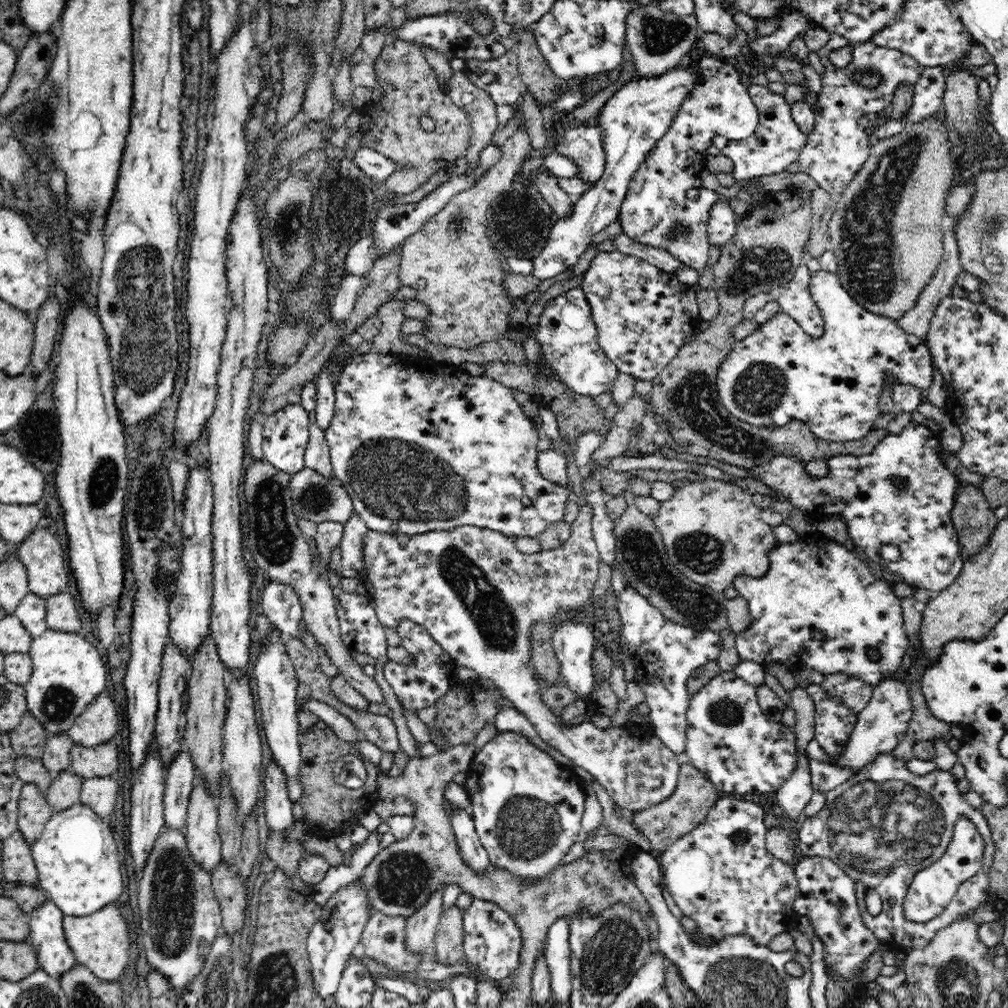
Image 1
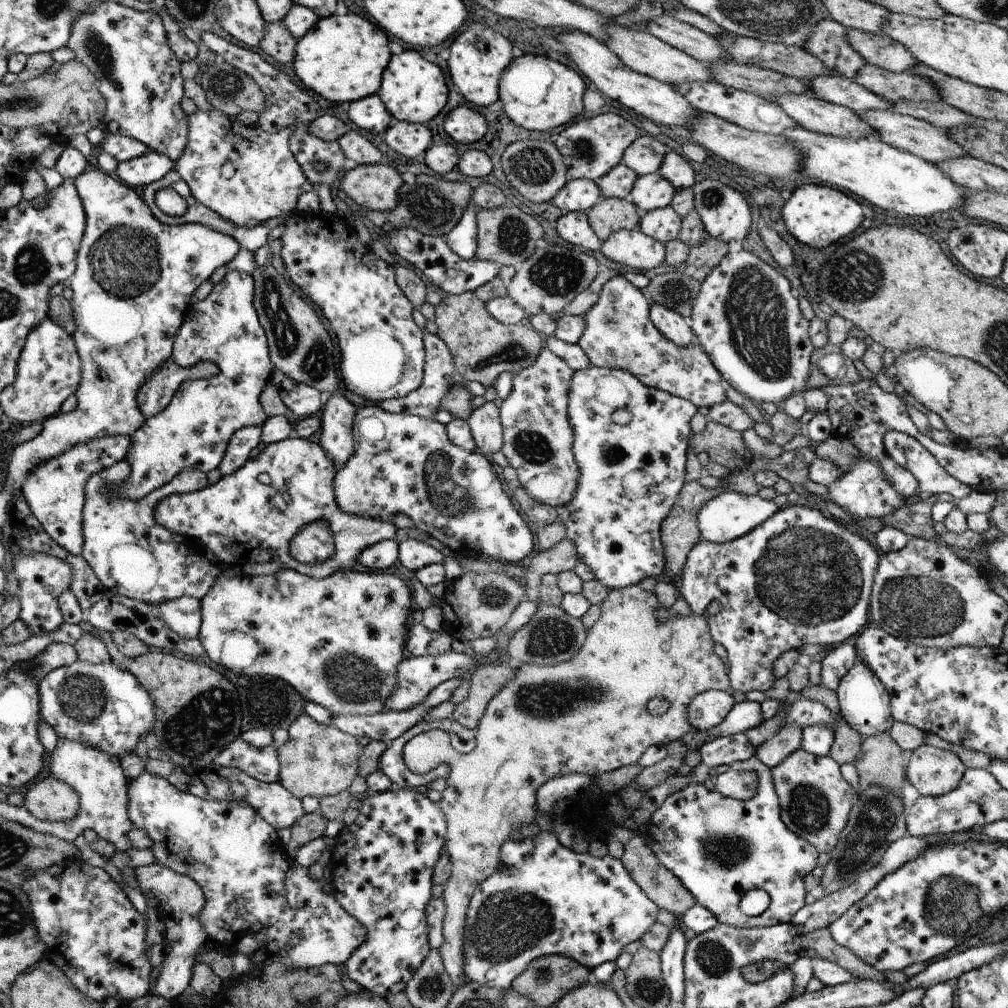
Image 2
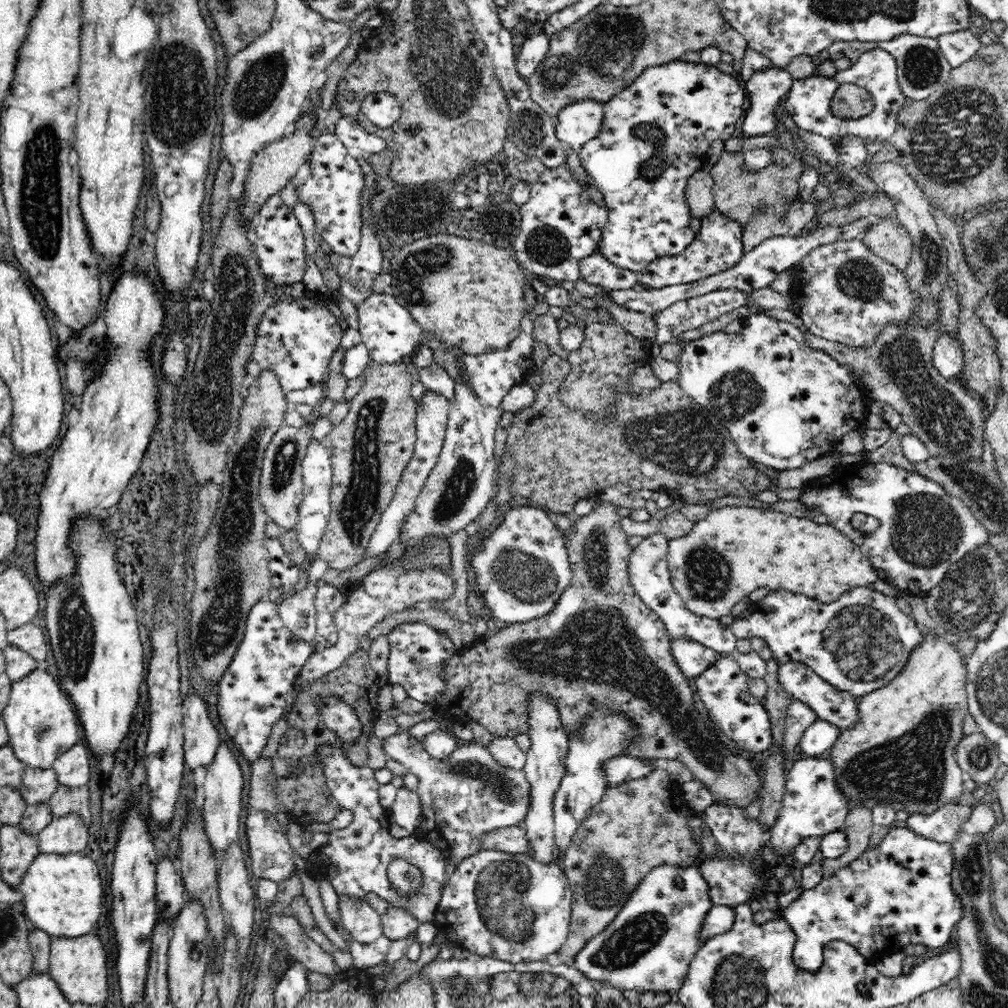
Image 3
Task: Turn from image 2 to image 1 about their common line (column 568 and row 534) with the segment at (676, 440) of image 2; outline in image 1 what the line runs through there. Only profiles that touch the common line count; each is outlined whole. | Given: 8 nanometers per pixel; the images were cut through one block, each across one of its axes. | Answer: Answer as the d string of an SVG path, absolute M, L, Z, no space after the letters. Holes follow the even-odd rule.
M378 352L358 354L356 358L346 365L342 376L335 384L334 418L325 430L325 438L330 445L330 458L335 478L342 483L348 496L352 499L355 514L360 516L370 530L384 534L424 534L430 530L454 530L462 524L470 524L478 528L486 528L502 533L514 540L524 536L537 538L550 524L560 522L566 512L566 504L574 496L570 489L564 485L556 485L554 481L542 477L536 465L538 454L537 442L541 437L534 419L528 416L519 402L515 399L513 391L501 382L483 376L470 376L460 365L446 363L440 365L434 359L426 361L416 356L398 353L384 356Z

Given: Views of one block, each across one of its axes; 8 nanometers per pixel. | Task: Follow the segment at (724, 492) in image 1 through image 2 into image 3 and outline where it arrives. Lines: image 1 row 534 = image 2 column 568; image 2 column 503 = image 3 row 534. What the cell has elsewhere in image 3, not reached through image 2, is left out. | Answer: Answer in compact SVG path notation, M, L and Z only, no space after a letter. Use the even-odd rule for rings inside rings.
M726 506L712 510L706 518L694 522L694 528L686 536L669 539L667 545L667 563L674 590L690 612L712 619L728 616L734 605L756 588L804 594L818 604L825 604L834 602L850 589L870 586L879 579L877 568L864 557L860 547L830 522L820 524L762 508Z

